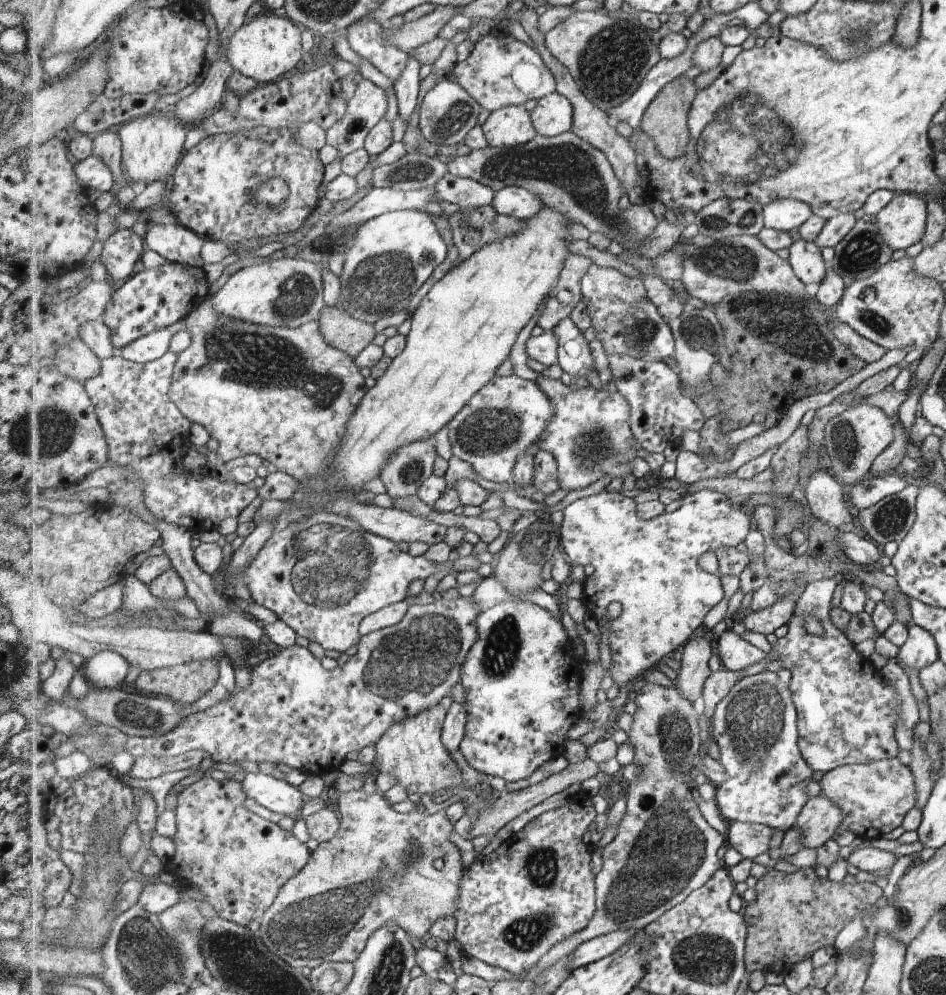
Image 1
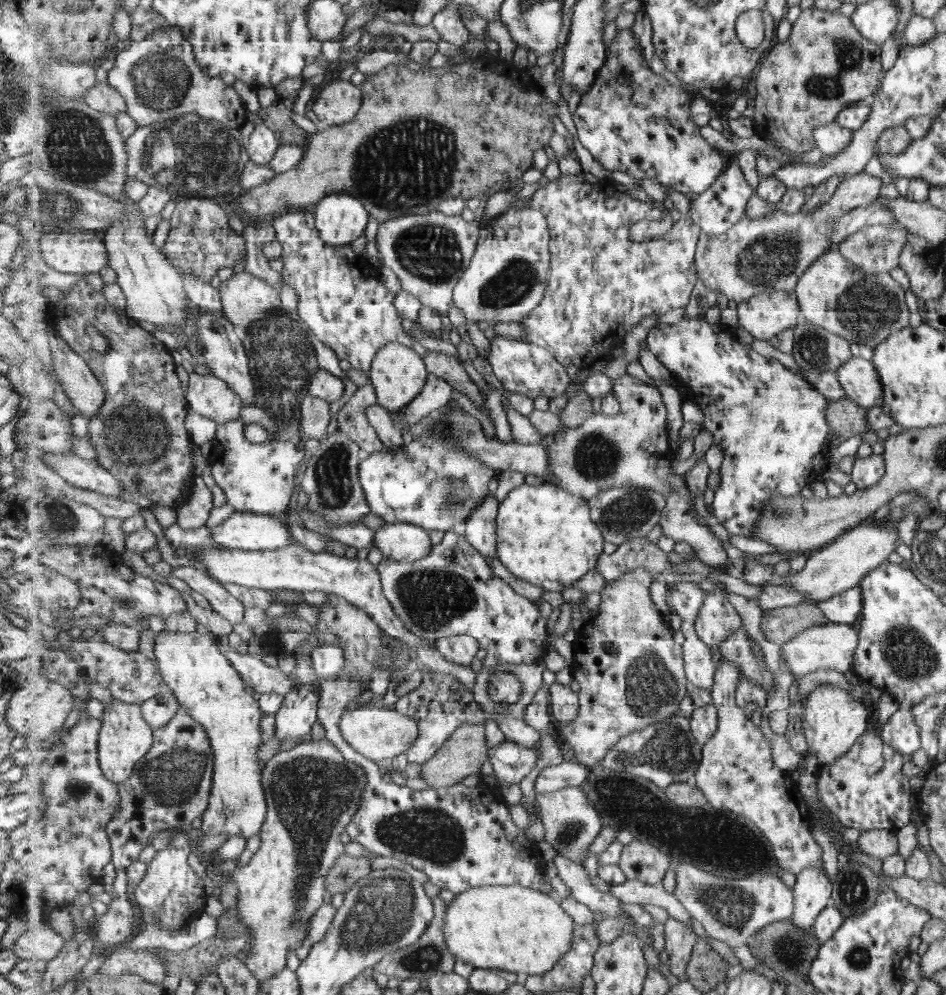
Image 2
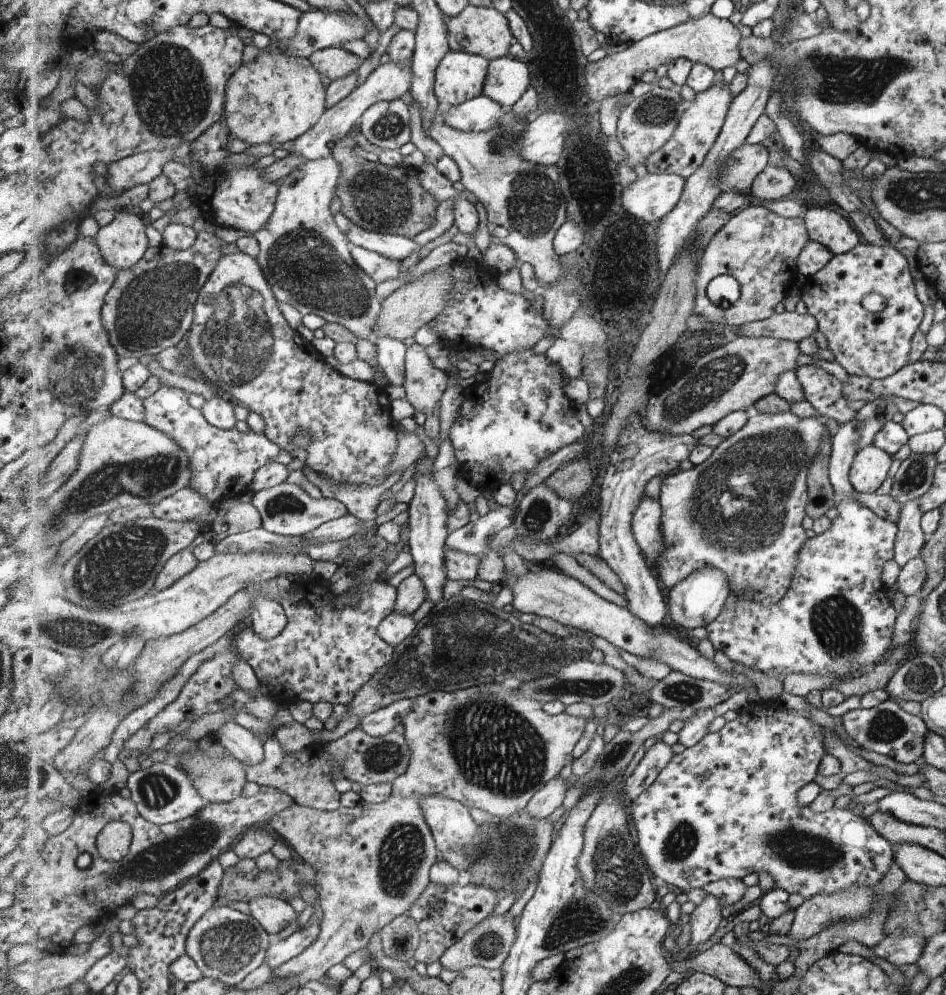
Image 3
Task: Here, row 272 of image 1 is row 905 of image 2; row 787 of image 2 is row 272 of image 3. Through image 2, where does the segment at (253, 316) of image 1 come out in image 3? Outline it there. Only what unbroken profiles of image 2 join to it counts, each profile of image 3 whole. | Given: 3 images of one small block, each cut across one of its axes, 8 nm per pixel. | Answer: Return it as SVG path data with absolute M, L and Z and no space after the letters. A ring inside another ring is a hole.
M334 155L310 160L284 176L277 196L276 209L264 228L254 235L260 252L257 260L279 302L287 302L302 315L316 314L327 323L347 327L356 339L372 339L373 326L381 314L382 300L377 298L377 284L358 264L351 251L348 235L341 232L331 214L331 202L341 176L341 165Z

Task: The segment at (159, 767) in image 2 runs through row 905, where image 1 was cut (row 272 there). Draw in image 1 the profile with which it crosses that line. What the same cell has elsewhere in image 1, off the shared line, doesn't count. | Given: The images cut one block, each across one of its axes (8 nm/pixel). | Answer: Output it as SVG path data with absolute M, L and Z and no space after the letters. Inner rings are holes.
M117 230L105 242L101 260L113 281L125 280L135 272L137 262L146 252L144 237L133 230Z

